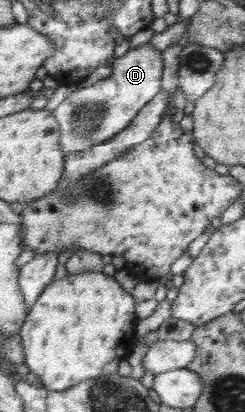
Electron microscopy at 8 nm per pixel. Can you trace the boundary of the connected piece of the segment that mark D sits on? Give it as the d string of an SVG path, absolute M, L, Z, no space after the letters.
M150 43L129 48L121 58L112 61L112 72L106 79L72 91L51 112L61 128L61 149L64 154L84 151L104 143L121 132L138 111L160 91L162 61Z

